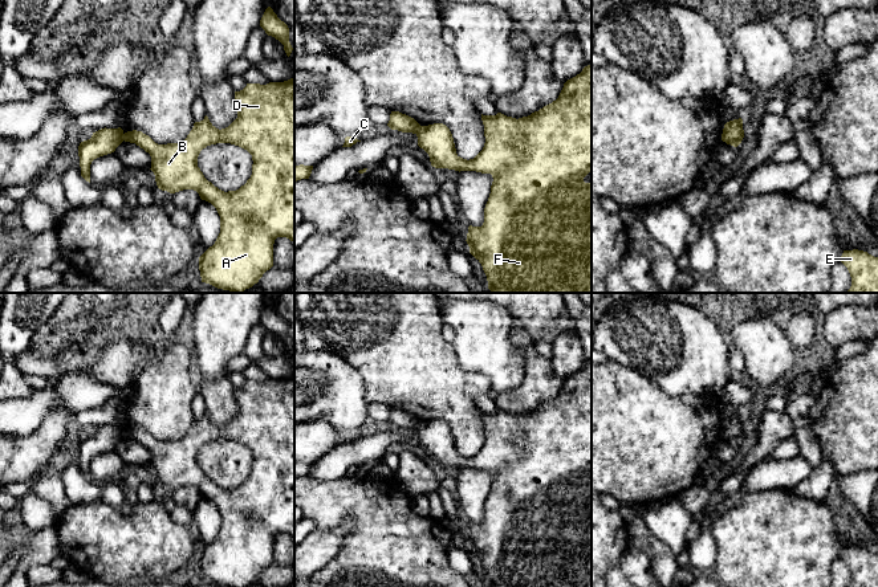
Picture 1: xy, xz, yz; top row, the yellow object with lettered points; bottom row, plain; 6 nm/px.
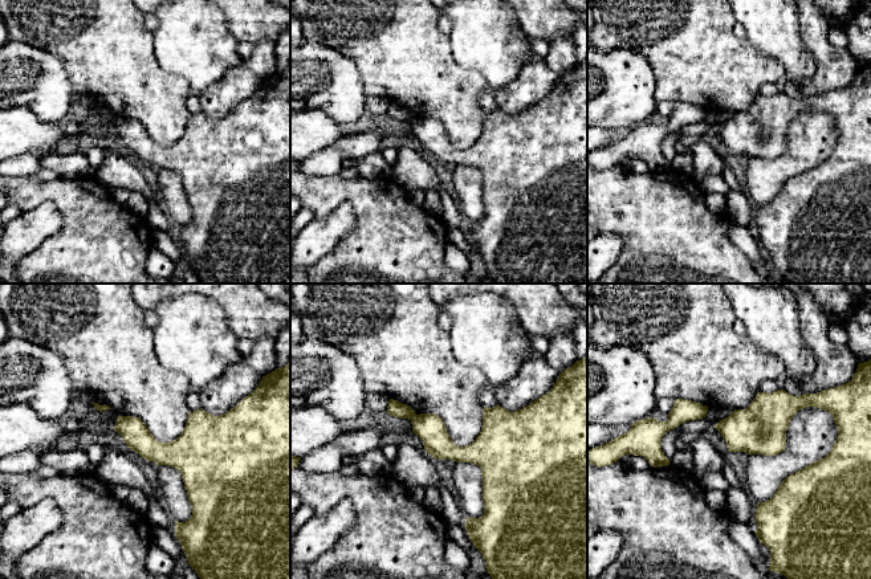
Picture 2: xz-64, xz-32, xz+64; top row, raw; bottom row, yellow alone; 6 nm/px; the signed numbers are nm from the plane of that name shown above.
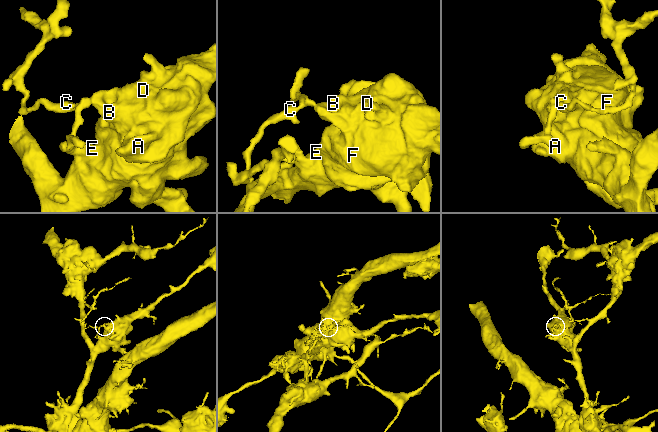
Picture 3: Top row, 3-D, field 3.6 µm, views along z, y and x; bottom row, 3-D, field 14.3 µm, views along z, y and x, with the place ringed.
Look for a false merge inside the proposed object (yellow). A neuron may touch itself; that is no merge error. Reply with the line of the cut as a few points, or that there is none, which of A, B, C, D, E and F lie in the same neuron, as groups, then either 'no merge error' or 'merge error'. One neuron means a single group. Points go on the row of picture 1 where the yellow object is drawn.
cut xz (421, 126), (415, 133); groups A B D E F / C; merge error

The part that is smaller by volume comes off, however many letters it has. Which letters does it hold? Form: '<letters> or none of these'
C

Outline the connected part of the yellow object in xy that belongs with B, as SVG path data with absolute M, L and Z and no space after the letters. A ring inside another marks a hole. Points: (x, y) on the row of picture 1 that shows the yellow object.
M294 77L288 81L284 81L284 82L269 82L267 85L247 83L247 86L243 90L235 91L235 102L237 105L237 118L225 129L221 129L221 130L216 129L210 122L208 117L206 115L203 121L194 123L194 127L190 131L190 134L187 135L187 138L179 143L158 144L149 135L143 134L142 131L137 131L137 130L125 133L123 140L135 143L137 146L139 146L141 148L143 148L146 152L150 154L150 156L151 156L151 168L150 170L155 175L155 182L157 182L157 186L159 189L167 191L170 193L175 193L175 192L179 192L183 189L194 189L199 193L202 200L211 203L216 208L216 211L220 216L220 233L219 233L215 244L212 246L210 246L199 257L199 270L200 270L202 282L210 284L218 289L241 293L245 289L249 289L255 284L257 284L259 280L263 277L263 274L273 266L273 244L277 237L286 237L294 242ZM216 143L231 143L231 144L235 144L235 146L239 146L239 147L247 150L252 155L252 160L253 160L252 175L247 180L247 183L236 191L224 192L224 191L219 189L218 187L215 187L211 182L208 182L204 178L203 172L198 167L198 156L199 156L200 151L203 148L206 148L207 146L216 144Z

